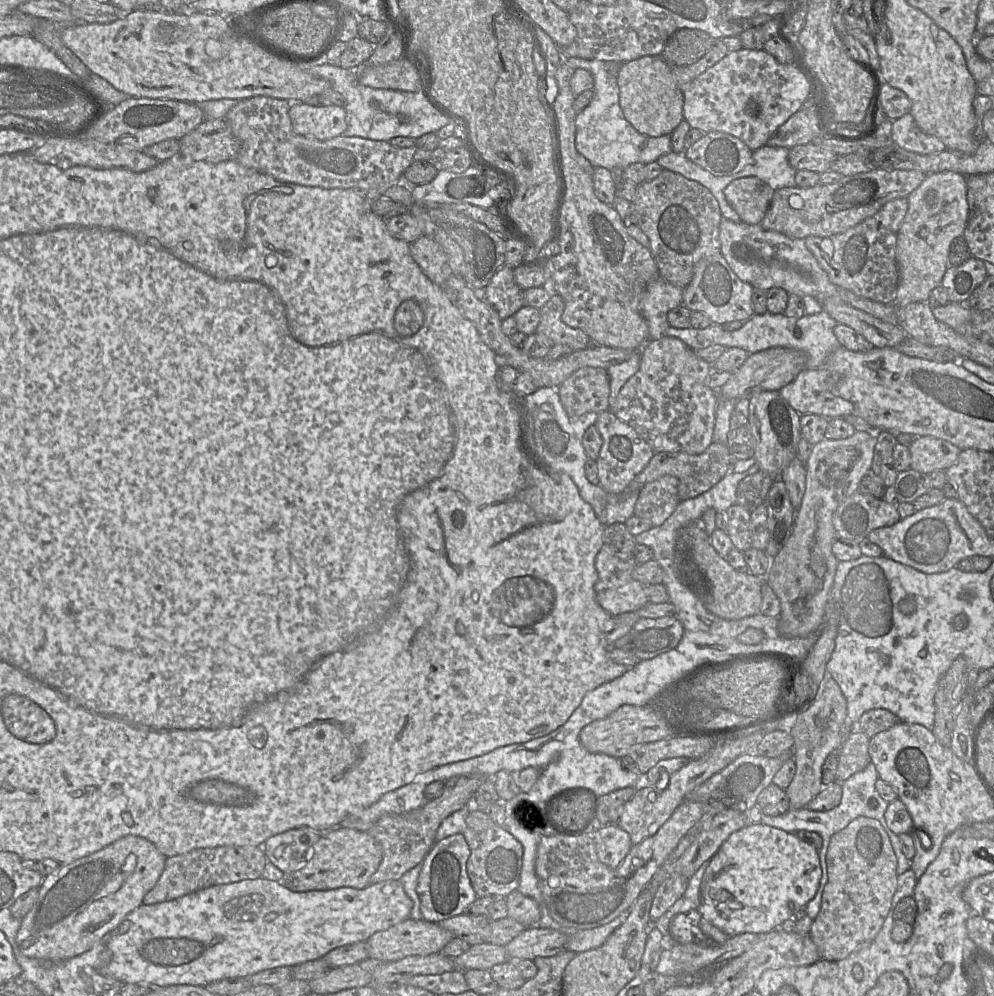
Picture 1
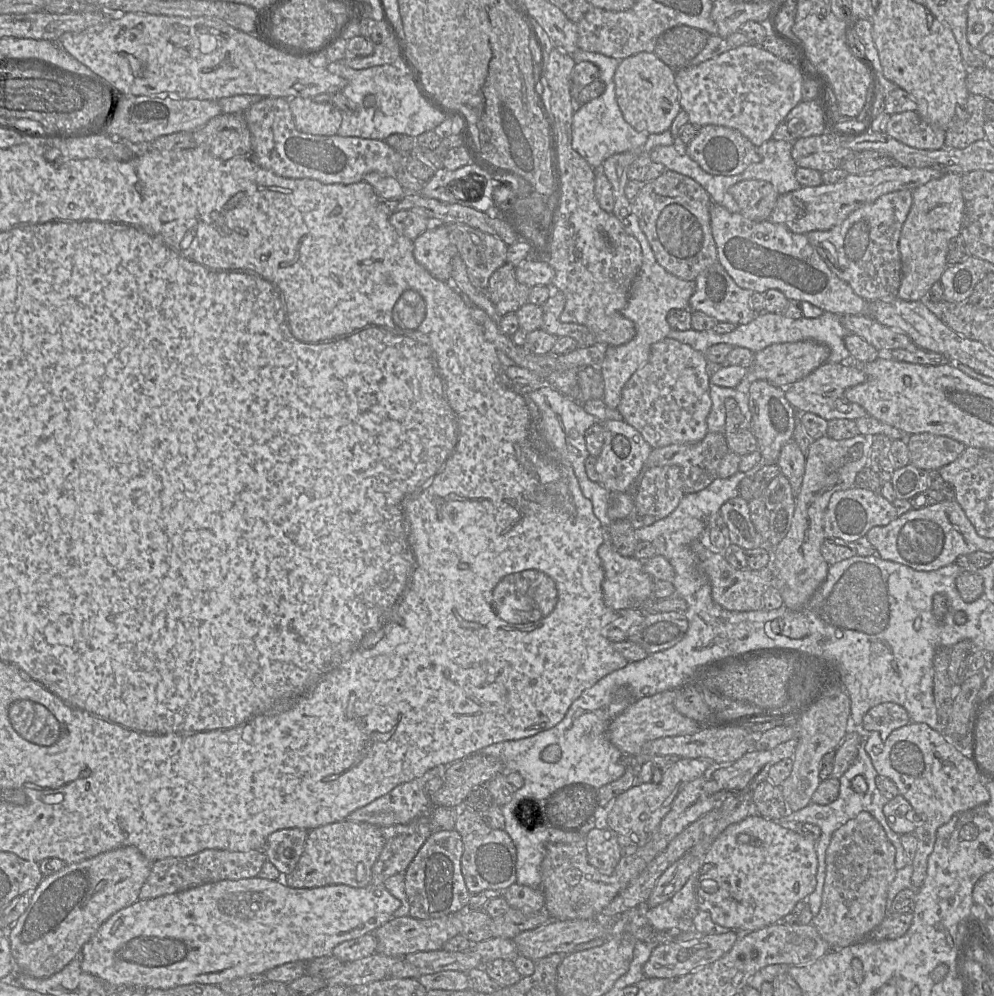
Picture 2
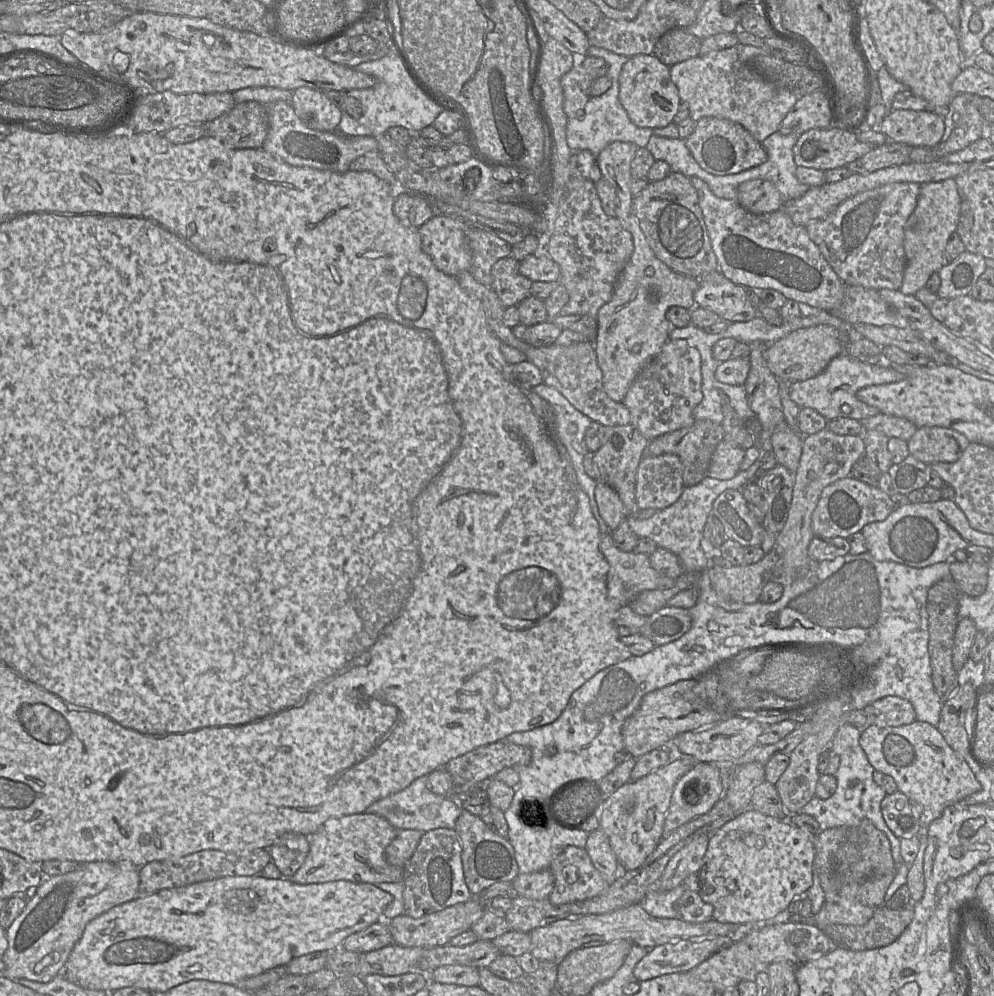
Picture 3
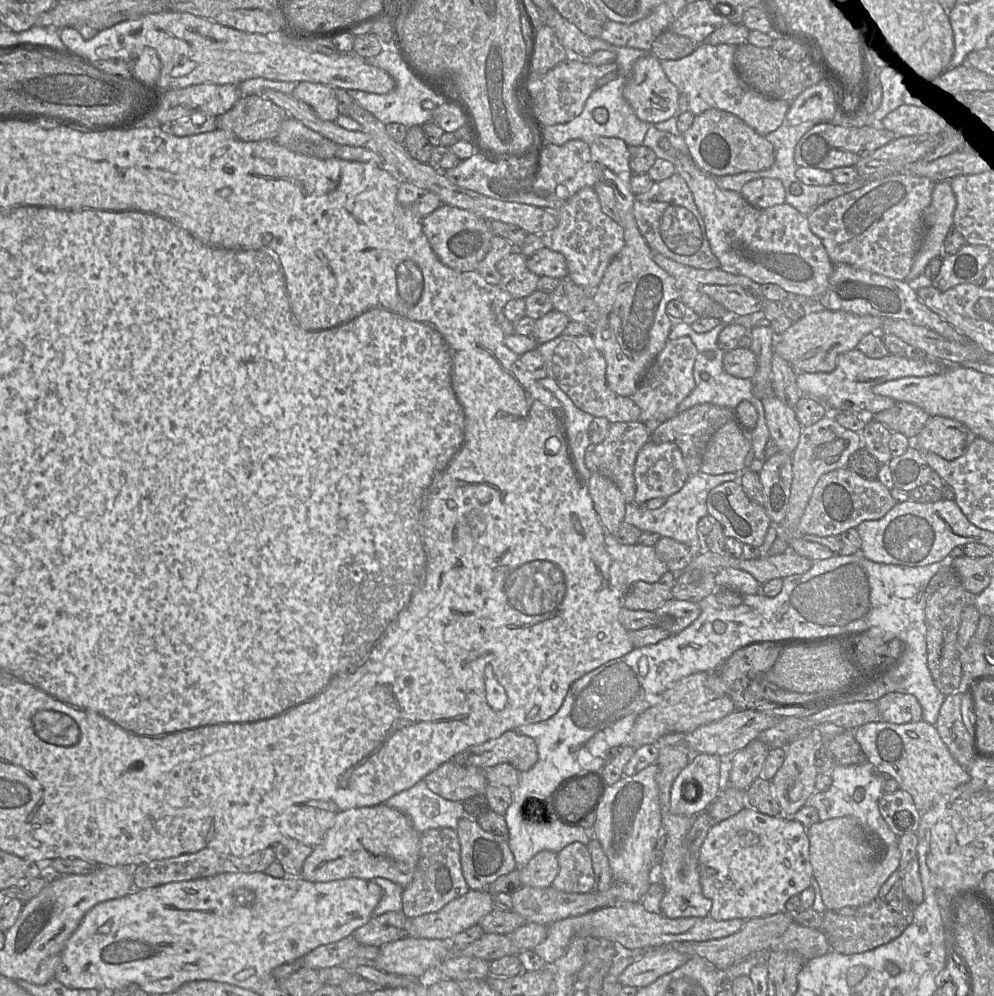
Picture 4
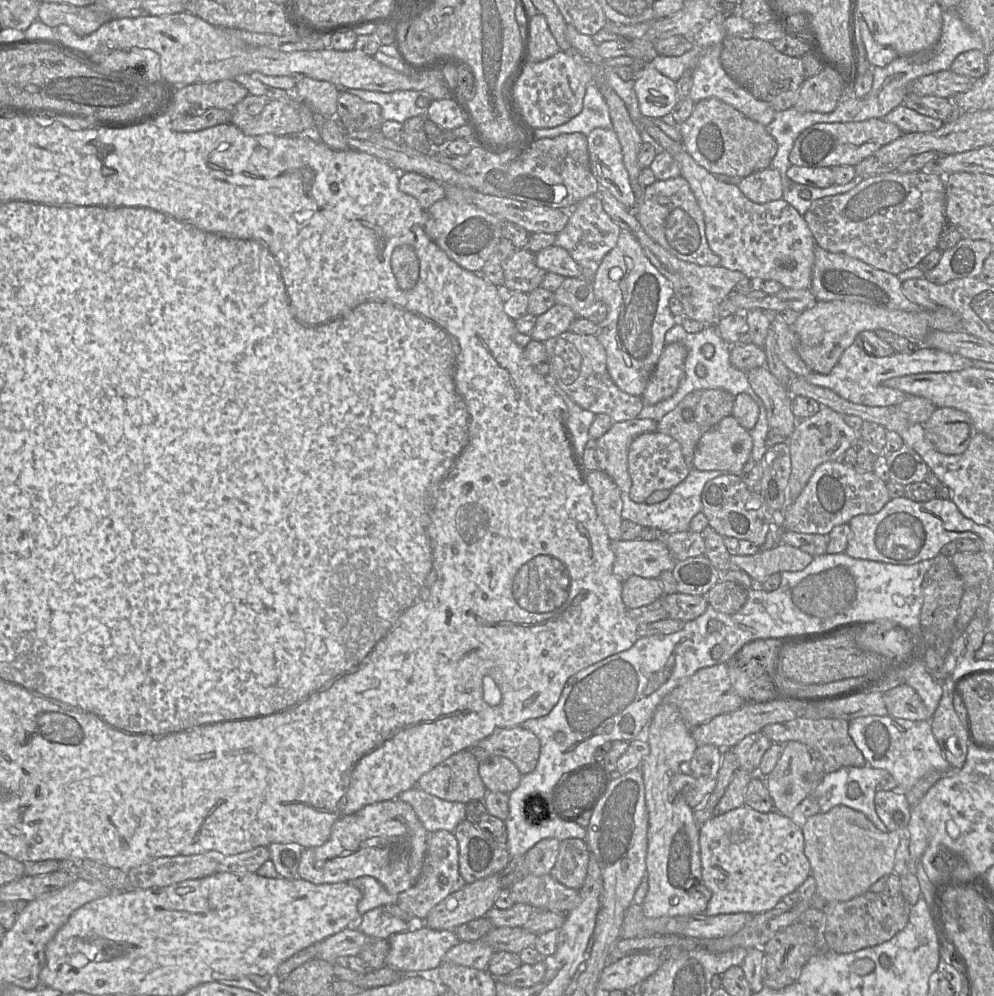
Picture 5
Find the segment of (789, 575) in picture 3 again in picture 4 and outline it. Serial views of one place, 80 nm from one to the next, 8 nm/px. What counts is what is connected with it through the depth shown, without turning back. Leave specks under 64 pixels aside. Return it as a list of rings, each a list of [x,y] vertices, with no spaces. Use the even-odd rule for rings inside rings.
[[[827,413],[815,424],[801,430],[799,443],[791,455],[793,478],[784,521],[779,525],[791,535],[809,535],[797,533],[797,527],[818,480],[824,474],[840,468],[847,468],[850,456],[863,446],[861,433],[842,427],[831,413]]]

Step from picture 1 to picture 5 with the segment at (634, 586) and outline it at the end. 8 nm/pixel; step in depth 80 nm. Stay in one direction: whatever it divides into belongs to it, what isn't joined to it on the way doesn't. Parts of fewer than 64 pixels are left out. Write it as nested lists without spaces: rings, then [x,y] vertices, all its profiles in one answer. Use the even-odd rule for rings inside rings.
[[[640,538],[631,541],[611,540],[610,546],[615,554],[613,573],[621,581],[632,575],[657,579],[662,572],[671,571],[676,564],[667,546],[659,539],[653,541],[646,541]]]

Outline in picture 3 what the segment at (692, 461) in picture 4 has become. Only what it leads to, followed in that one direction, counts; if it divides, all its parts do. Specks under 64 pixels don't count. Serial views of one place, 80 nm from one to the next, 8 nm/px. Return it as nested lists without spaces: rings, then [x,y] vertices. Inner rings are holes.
[[[696,419],[688,427],[675,430],[650,440],[644,450],[644,456],[675,454],[679,457],[683,468],[684,487],[700,483],[709,474],[709,467],[717,445],[725,438],[722,424],[707,419]]]

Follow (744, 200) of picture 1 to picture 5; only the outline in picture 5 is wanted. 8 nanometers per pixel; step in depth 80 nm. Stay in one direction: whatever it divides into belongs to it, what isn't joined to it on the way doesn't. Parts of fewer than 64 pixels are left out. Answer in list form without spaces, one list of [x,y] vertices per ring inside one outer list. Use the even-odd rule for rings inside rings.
[[[772,167],[742,178],[737,186],[749,200],[757,204],[765,204],[783,197],[781,175]]]

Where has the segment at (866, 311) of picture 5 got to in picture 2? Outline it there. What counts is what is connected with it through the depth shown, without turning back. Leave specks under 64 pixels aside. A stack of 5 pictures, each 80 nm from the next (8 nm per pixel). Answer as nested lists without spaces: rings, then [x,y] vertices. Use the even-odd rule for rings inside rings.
[[[812,340],[769,345],[754,353],[744,378],[735,388],[748,391],[750,385],[757,380],[765,380],[773,386],[785,388],[820,367],[828,360],[829,355],[830,349],[825,344]]]

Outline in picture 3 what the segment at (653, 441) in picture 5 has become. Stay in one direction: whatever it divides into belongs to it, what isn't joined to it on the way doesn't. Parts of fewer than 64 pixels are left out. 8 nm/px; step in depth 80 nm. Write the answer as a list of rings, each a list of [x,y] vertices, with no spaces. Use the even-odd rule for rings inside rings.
[[[675,454],[644,456],[636,476],[636,503],[639,509],[665,509],[684,490],[683,468]]]

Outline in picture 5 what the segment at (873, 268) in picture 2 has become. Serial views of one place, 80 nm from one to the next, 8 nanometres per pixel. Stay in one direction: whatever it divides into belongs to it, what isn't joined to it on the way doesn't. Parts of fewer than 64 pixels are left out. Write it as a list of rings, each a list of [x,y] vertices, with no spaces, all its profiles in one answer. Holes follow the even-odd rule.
[[[884,173],[863,181],[847,193],[815,200],[805,219],[817,246],[832,253],[843,253],[893,275],[918,266],[922,259],[938,248],[946,224],[945,177],[934,173]]]

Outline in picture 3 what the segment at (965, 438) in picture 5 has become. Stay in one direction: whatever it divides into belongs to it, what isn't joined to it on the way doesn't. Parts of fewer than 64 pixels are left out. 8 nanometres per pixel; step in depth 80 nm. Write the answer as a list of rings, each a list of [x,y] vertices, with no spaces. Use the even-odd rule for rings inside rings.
[[[938,426],[919,428],[908,440],[909,453],[929,465],[937,462],[955,462],[966,447],[961,447],[956,437],[948,431],[950,429]]]

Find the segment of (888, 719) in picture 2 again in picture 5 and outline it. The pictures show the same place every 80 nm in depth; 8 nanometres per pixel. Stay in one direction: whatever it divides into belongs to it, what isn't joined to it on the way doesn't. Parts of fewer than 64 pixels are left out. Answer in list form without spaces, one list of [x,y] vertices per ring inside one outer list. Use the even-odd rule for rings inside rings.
[[[901,684],[883,693],[888,715],[912,721],[928,720],[926,707],[919,694],[909,685]]]

